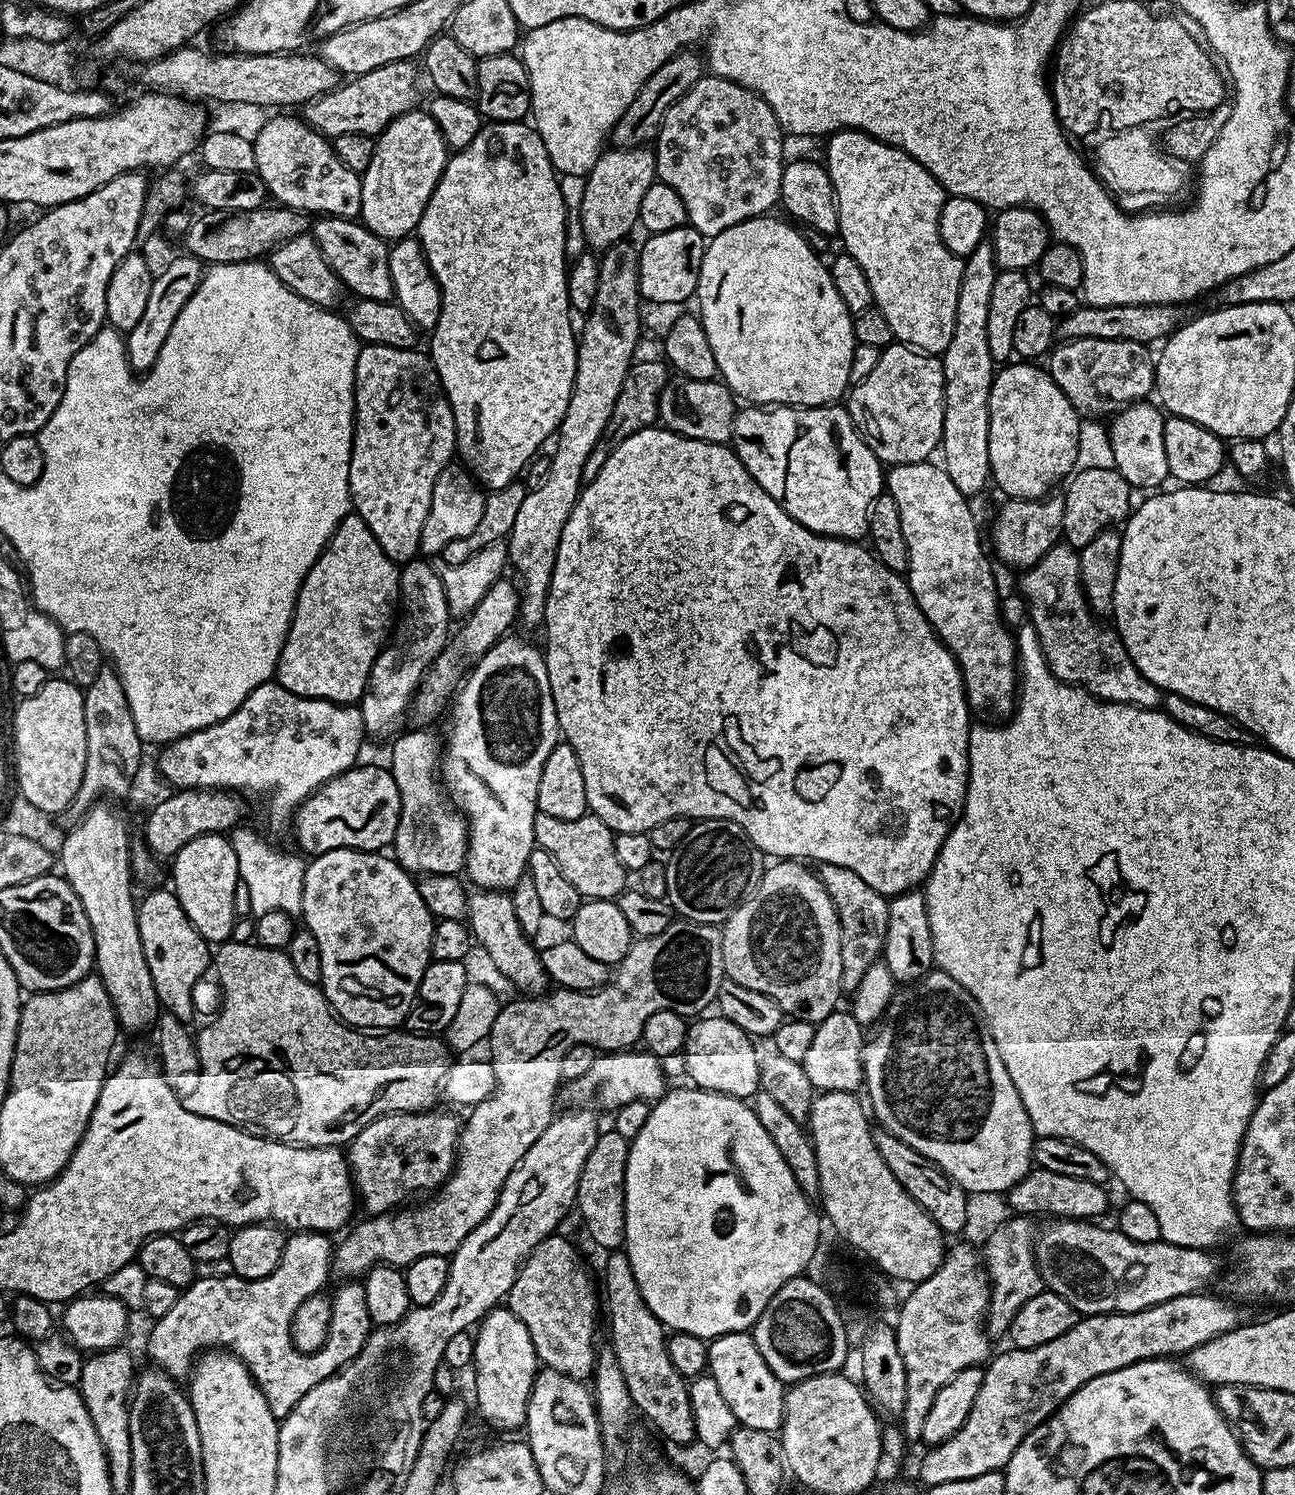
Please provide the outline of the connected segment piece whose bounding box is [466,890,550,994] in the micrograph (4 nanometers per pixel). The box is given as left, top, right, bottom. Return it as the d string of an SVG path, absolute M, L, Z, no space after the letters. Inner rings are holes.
M476 890L468 897L466 923L474 937L475 943L484 947L492 964L513 984L521 988L524 994L540 994L549 987L550 981L540 961L538 948L518 926L514 918L514 904L511 895L504 890Z

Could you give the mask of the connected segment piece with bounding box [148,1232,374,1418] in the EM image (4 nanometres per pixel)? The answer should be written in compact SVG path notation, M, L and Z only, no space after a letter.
M298 1232L289 1235L284 1241L284 1249L282 1250L282 1262L278 1262L276 1269L270 1273L266 1278L258 1278L257 1280L243 1280L240 1276L231 1274L229 1276L218 1277L204 1277L201 1276L192 1281L187 1288L181 1291L178 1302L174 1302L174 1306L166 1314L162 1314L155 1321L156 1324L152 1328L152 1333L148 1336L148 1352L152 1355L151 1363L155 1367L161 1368L163 1372L167 1372L173 1378L187 1377L193 1371L194 1361L197 1359L198 1353L201 1350L227 1350L234 1353L244 1365L252 1371L253 1378L256 1379L257 1386L262 1390L262 1394L266 1398L266 1402L270 1406L270 1410L277 1418L283 1418L290 1414L290 1410L294 1410L294 1406L298 1406L298 1402L302 1402L302 1398L306 1398L306 1394L310 1394L310 1390L314 1390L314 1386L318 1386L318 1382L322 1382L326 1378L333 1376L338 1370L342 1370L350 1363L350 1361L357 1356L362 1350L362 1346L366 1342L366 1338L372 1332L374 1327L372 1319L370 1318L370 1310L366 1310L366 1294L364 1293L364 1285L360 1282L344 1282L340 1289L337 1290L336 1296L331 1297L332 1301L332 1321L328 1327L328 1337L322 1347L316 1352L299 1352L292 1341L292 1319L298 1310L298 1306L302 1306L302 1302L306 1302L311 1296L323 1293L324 1283L328 1280L328 1275L333 1275L334 1269L332 1267L332 1254L334 1251L334 1244L323 1232Z

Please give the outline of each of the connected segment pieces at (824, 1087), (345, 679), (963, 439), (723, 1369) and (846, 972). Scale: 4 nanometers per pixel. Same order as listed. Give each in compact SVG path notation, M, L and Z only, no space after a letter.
M848 1010L831 1012L815 1030L813 1043L801 1061L810 1082L820 1092L856 1092L863 1087L863 1051L866 1035L863 1025Z
M344 516L298 590L290 630L276 663L275 683L299 696L309 696L311 700L350 705L359 702L368 691L368 675L394 624L394 605L400 595L400 571L396 561L378 546L378 538L370 534L370 526L366 526L361 516Z
M985 242L964 260L962 286L958 286L958 310L954 338L942 353L944 362L944 421L939 451L944 452L942 467L950 474L950 482L962 494L975 498L990 484L990 386L994 361L986 339L986 321L990 315L990 294L997 274L992 258L992 245Z
M751 1331L719 1336L708 1345L708 1372L718 1382L739 1427L779 1433L784 1424L786 1385L766 1366L762 1350L754 1342Z
M820 864L818 875L822 886L826 886L826 894L830 894L834 910L838 914L842 946L840 987L845 993L851 994L856 991L858 982L862 982L862 974L866 974L866 970L870 970L870 966L881 959L886 942L889 897L878 894L874 886L862 882L862 878L858 878L854 870L846 870L846 866Z

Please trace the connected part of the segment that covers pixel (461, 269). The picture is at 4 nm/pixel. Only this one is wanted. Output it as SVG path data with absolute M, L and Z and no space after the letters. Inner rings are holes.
M501 120L488 122L472 142L460 151L453 151L448 157L448 165L440 175L434 194L430 194L430 202L420 219L418 239L428 259L430 270L440 287L442 310L438 318L438 326L431 329L432 348L430 355L432 365L448 395L448 401L454 414L456 427L456 452L469 472L485 489L501 488L513 483L516 476L525 471L532 463L536 452L548 439L553 439L559 429L562 418L566 414L566 406L570 402L570 394L576 377L576 345L577 333L572 333L573 313L568 303L568 269L569 261L564 261L564 251L568 248L568 212L564 209L564 192L560 189L561 181L546 154L546 146L542 146L542 138L536 133L535 127L528 122Z

